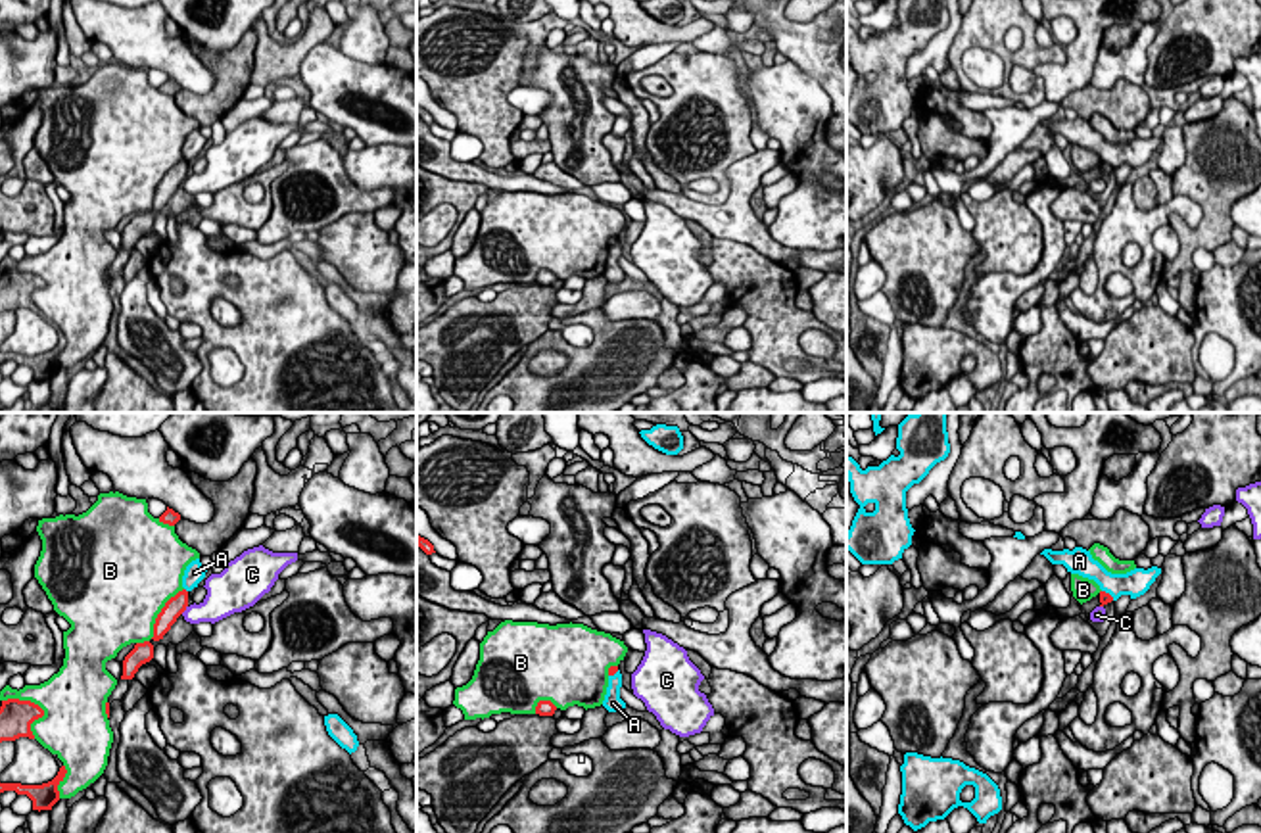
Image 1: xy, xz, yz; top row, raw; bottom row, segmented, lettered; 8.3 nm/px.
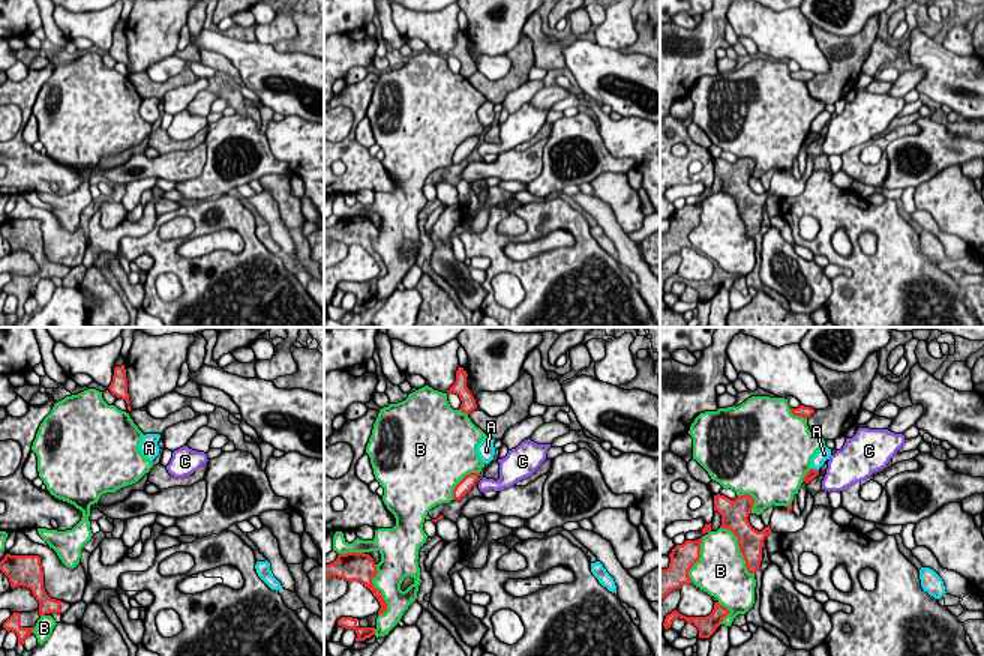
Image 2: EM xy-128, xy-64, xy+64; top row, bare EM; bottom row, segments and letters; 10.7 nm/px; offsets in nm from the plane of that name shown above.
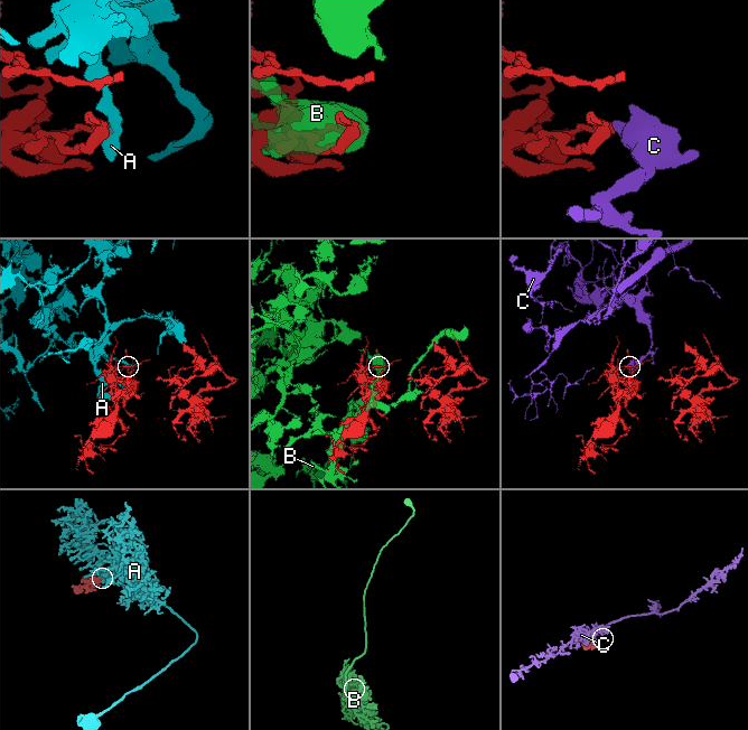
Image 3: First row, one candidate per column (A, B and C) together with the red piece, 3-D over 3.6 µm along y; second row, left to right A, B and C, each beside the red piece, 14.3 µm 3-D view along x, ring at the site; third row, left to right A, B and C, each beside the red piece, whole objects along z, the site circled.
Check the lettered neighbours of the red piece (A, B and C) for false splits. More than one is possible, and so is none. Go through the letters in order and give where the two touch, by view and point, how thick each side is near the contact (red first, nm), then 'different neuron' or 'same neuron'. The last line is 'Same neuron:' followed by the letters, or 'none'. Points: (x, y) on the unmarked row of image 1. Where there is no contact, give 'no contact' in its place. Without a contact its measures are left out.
A: meets red in yz at (1108, 164); 100 nm thick on the red side, 220 nm on the other; different neuron
B: meets red in xy at (37, 275); 280 nm thick on the red side, 440 nm on the other; different neuron
C: meets red in xy at (185, 179); 160 nm thick on the red side, 220 nm on the other; different neuron
Same neuron: none

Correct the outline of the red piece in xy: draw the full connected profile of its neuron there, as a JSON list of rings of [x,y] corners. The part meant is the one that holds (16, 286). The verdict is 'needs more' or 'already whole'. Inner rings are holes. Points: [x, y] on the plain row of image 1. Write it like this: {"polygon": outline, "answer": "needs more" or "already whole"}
{"polygon": [[[19,269],[2,271],[0,276],[0,313],[15,311],[19,307],[35,309],[31,294],[44,286],[44,280],[31,273]]], "answer": "already whole"}

